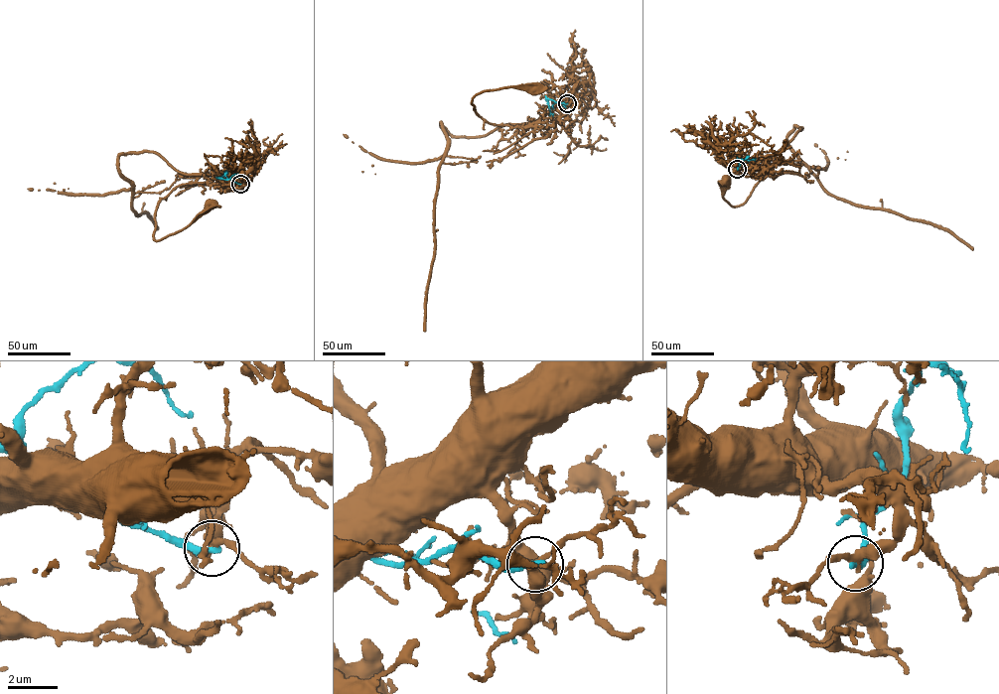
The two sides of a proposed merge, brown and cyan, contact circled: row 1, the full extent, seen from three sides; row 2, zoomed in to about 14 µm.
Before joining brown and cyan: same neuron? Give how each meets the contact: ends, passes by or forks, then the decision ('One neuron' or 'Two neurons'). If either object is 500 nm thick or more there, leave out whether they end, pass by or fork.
At the ring brown passes by. At the ring cyan ends. Two neurons

